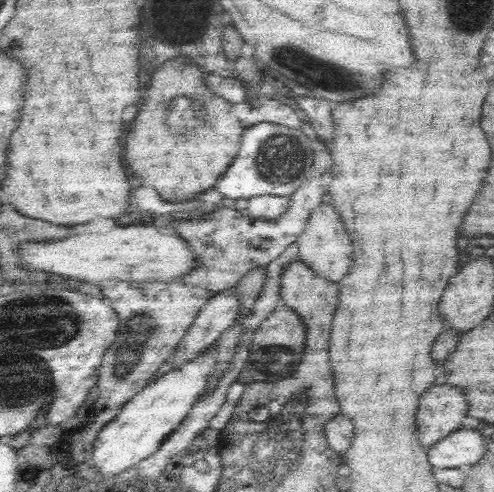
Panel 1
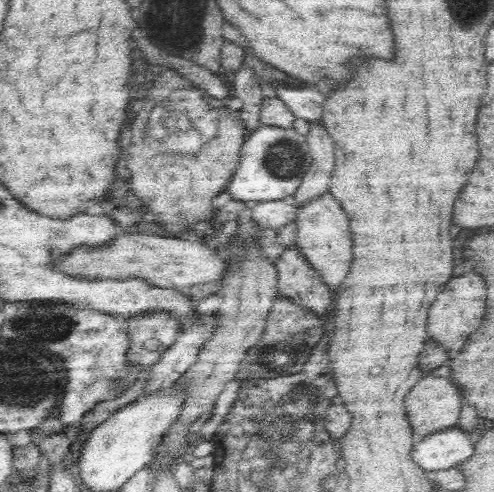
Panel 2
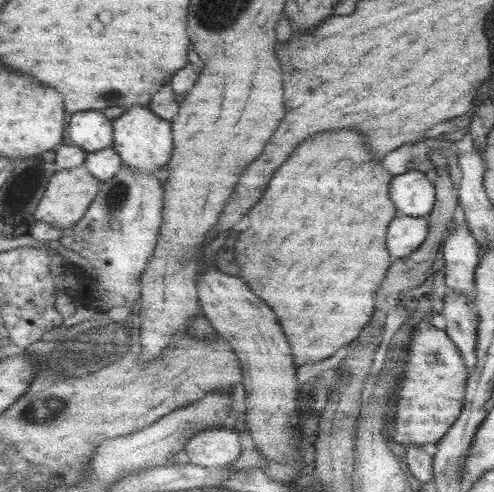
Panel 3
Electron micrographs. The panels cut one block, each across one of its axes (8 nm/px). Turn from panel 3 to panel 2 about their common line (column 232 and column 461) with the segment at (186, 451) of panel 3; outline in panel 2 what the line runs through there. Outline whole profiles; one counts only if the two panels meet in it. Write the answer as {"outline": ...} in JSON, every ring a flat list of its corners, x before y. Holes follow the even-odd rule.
{"outline":[[458,426,440,430,440,434,432,434,420,440,420,444,414,444,412,460,432,476,440,470,458,468,462,462,472,458,474,442,474,432,464,432]]}

